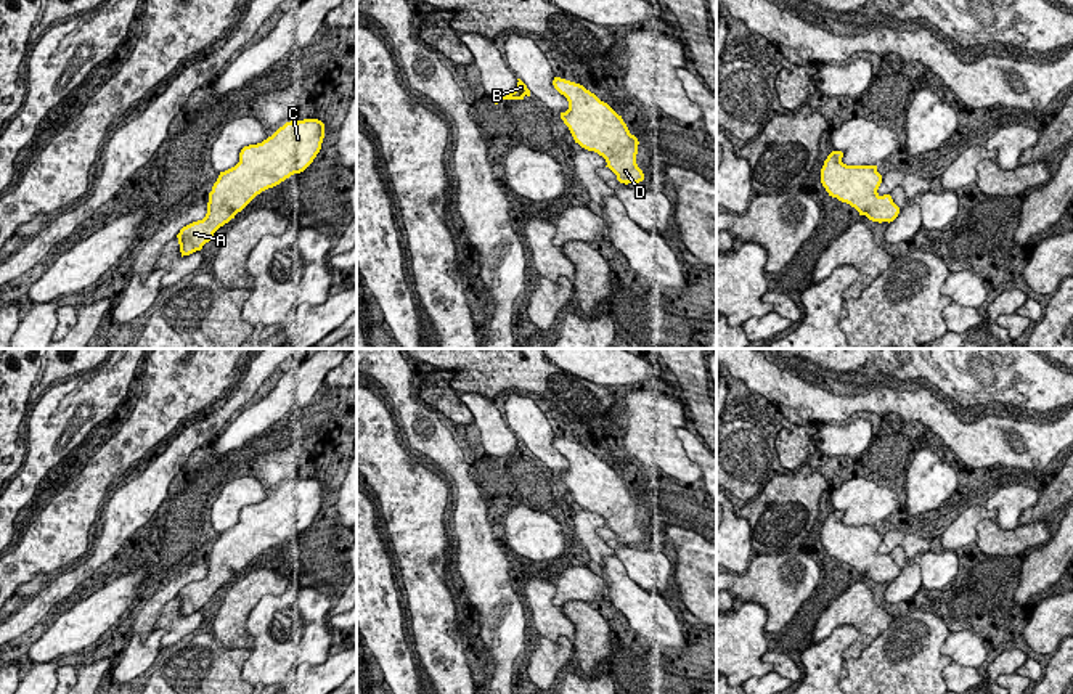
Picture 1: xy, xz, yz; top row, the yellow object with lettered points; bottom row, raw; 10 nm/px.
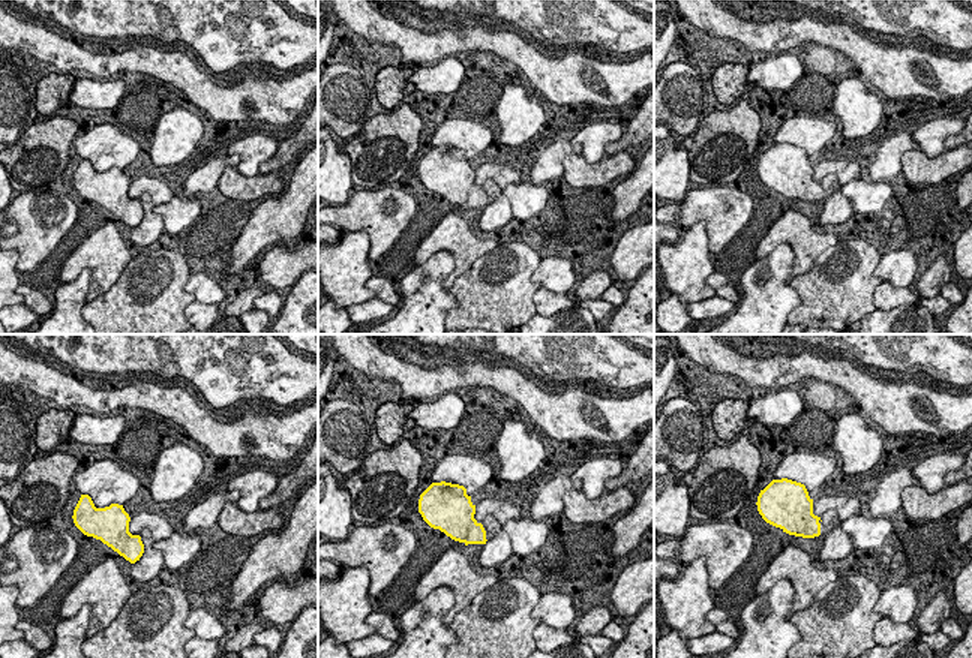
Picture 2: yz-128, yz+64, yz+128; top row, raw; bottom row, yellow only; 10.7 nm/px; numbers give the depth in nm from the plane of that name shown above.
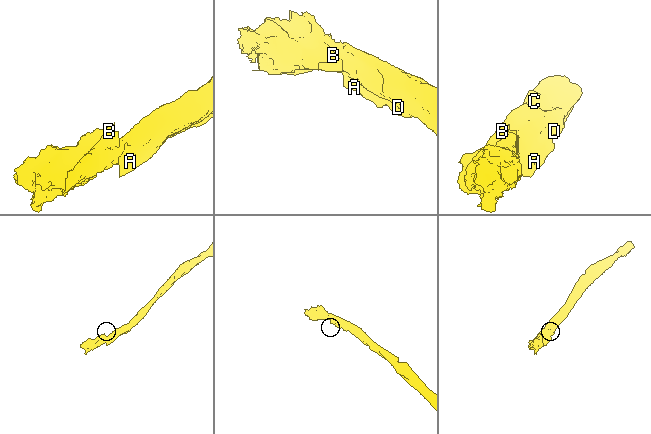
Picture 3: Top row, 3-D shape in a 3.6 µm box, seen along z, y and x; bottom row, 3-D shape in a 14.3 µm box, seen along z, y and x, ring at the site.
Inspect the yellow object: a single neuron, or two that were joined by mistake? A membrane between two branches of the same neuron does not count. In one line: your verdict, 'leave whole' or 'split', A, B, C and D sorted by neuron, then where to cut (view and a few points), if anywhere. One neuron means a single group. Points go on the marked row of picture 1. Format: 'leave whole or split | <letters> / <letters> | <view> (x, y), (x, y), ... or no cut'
leave whole | A B C D | no cut

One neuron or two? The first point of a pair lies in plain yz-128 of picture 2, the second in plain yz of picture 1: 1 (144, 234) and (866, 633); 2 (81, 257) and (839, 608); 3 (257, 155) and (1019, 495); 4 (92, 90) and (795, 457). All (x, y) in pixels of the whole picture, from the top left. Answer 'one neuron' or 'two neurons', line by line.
1: two neurons
2: one neuron
3: one neuron
4: two neurons

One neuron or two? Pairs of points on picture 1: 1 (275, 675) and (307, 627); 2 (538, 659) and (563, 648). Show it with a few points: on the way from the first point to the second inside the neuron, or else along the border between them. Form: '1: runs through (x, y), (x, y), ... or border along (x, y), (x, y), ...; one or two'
1: runs through (275, 664), (275, 659), (296, 638); one
2: runs through (545, 656), (556, 654); one

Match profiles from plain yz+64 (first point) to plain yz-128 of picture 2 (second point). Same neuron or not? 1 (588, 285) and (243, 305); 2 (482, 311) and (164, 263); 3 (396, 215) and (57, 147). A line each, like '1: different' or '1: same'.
1: same
2: same
3: different

